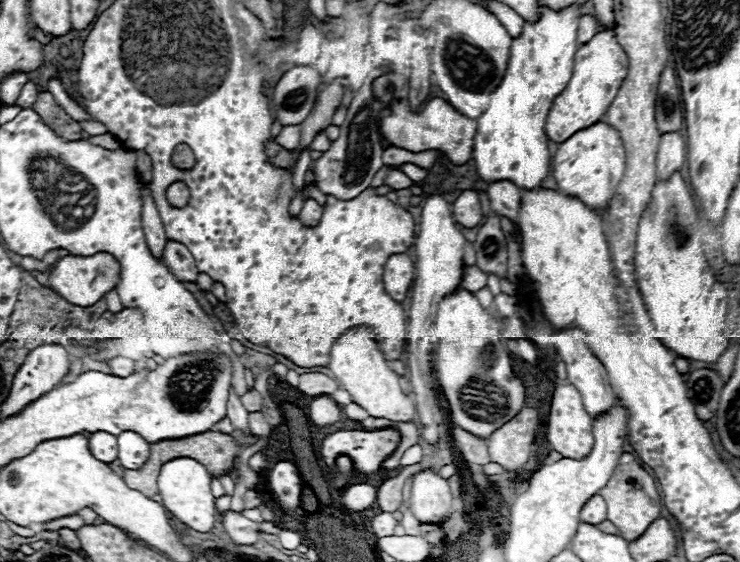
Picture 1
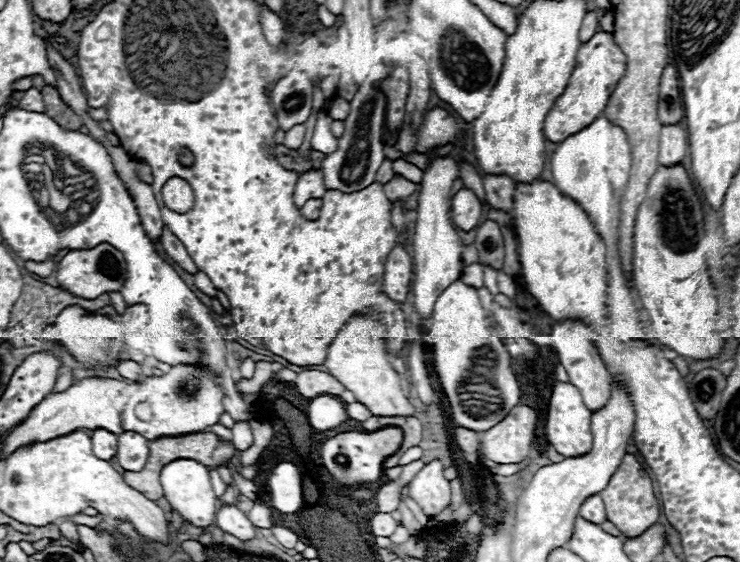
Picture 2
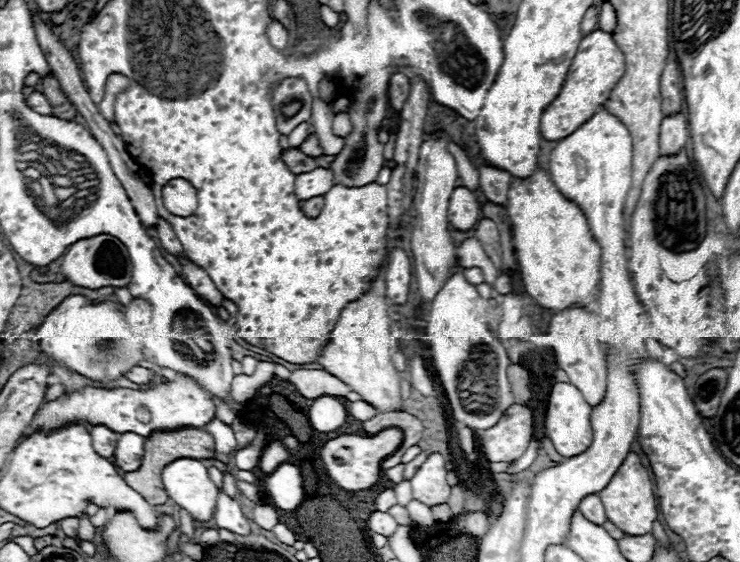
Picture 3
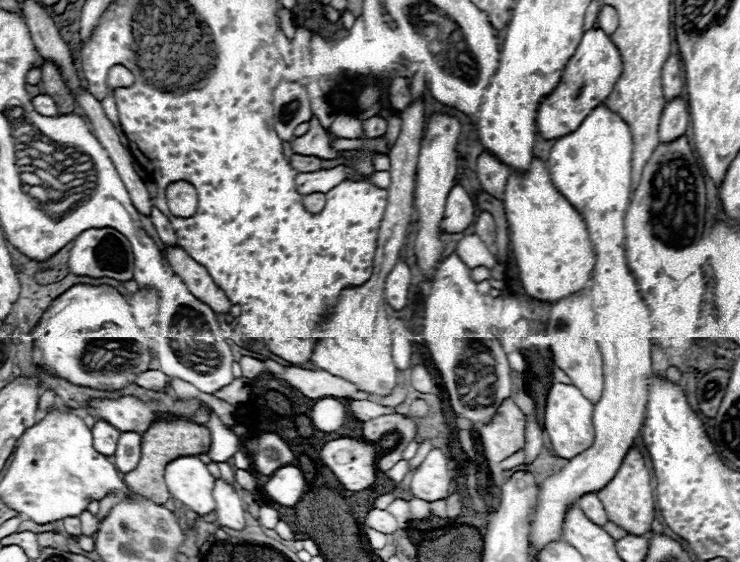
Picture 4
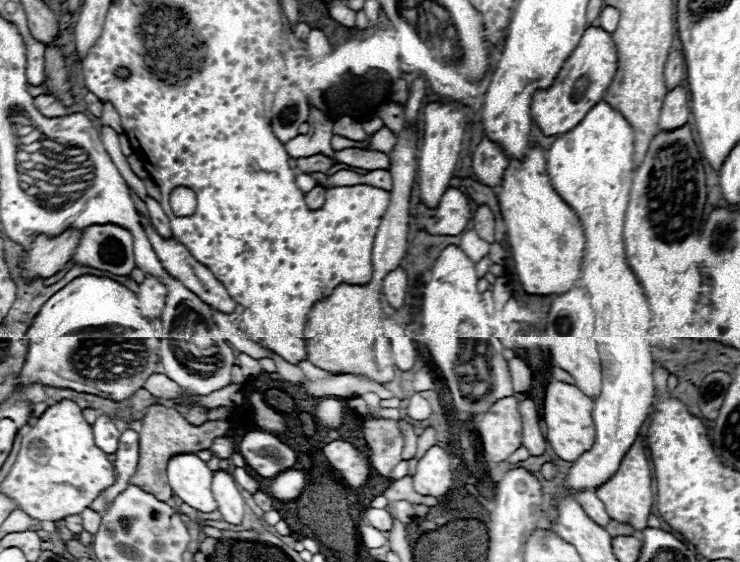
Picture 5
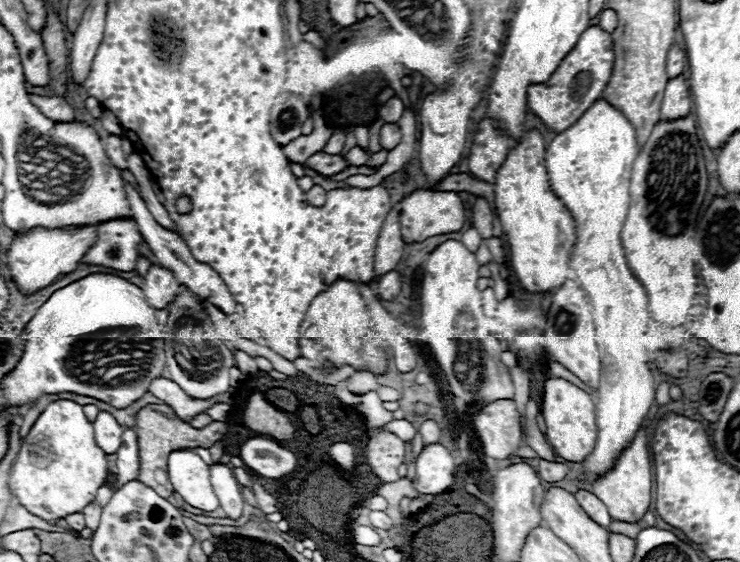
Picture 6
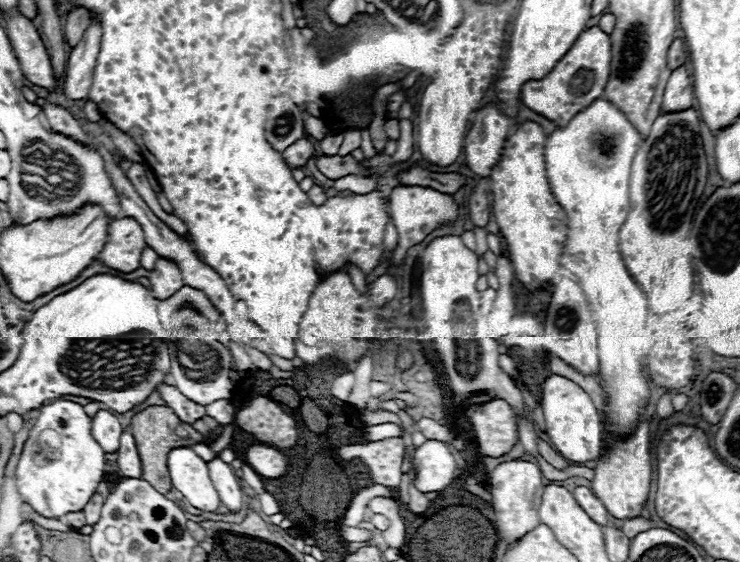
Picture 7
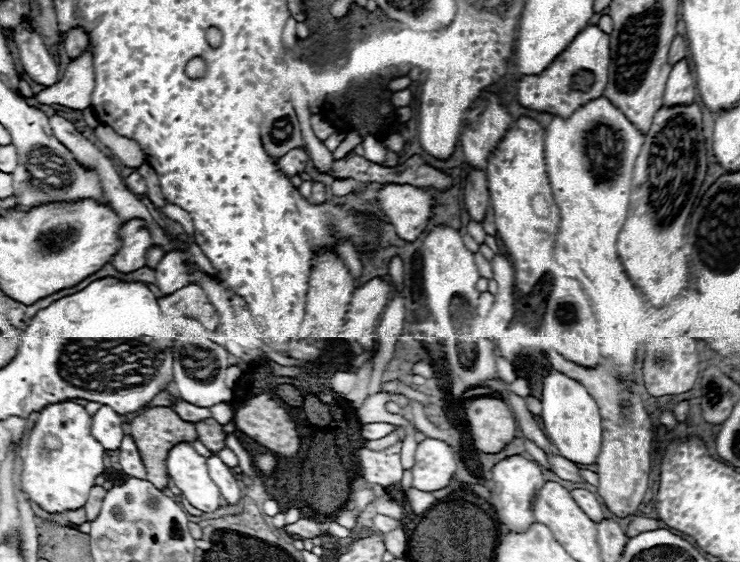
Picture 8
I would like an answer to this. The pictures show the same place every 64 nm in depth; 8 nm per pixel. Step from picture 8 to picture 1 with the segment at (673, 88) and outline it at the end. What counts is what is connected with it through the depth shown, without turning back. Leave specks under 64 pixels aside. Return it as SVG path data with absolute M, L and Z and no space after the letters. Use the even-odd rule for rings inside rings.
M680 132L664 134L660 140L660 148L656 154L656 170L658 180L668 180L676 170L686 162L686 140Z

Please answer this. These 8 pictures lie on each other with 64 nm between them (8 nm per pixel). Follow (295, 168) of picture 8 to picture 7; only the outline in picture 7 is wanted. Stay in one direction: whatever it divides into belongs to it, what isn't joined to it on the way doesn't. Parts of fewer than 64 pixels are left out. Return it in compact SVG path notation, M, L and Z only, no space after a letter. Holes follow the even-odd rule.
M300 138L298 142L290 144L290 146L284 150L282 156L286 158L286 164L288 164L290 168L302 168L302 166L306 166L306 162L314 156L314 144L312 144L308 138Z

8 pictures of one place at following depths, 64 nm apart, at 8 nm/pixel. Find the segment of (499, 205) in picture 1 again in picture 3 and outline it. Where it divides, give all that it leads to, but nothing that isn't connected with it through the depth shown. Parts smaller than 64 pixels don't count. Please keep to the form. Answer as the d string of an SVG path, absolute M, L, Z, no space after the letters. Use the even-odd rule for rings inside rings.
M486 164L480 166L480 188L490 202L506 206L510 182L512 182L512 176L506 170L498 170Z

